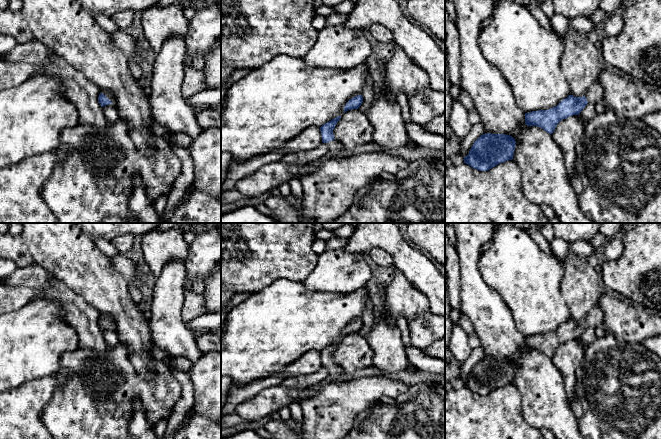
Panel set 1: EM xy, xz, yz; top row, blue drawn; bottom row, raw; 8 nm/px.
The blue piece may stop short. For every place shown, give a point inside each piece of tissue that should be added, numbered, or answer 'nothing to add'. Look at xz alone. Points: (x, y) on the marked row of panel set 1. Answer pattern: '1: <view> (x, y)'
1: xz (336, 149)

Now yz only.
1: yz (595, 93)

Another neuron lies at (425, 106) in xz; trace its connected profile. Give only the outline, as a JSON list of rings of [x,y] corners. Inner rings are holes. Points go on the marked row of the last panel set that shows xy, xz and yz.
[[[430,87],[408,97],[411,121],[421,127],[445,114],[445,94]]]

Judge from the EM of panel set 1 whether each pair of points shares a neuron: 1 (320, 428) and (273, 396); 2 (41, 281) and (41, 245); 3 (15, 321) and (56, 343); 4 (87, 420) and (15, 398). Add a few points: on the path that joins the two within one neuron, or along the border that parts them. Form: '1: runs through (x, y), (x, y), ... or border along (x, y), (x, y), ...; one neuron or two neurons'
1: border along (315, 387), (315, 393), (299, 403); two neurons
2: border along (35, 262), (53, 276); two neurons
3: runs through (25, 331), (34, 338), (46, 338); one neuron
4: border along (56, 387), (41, 414), (45, 428); two neurons

